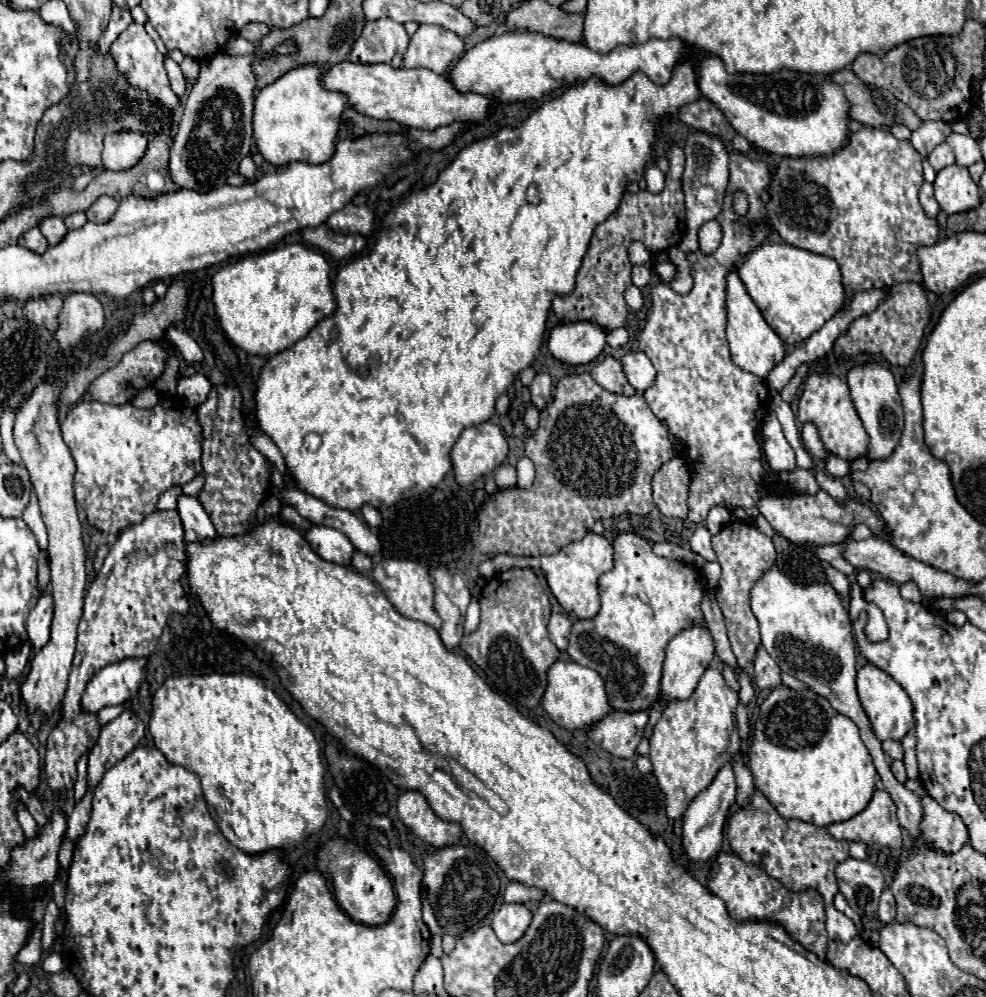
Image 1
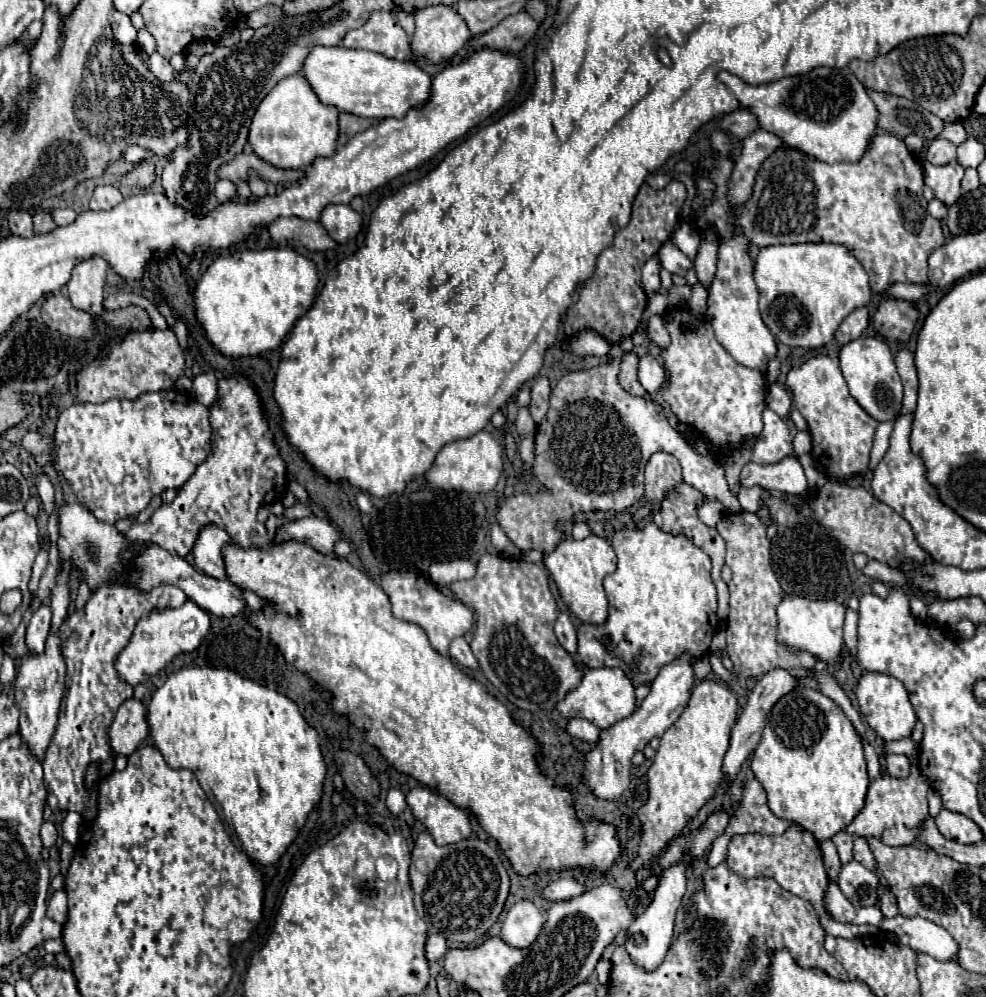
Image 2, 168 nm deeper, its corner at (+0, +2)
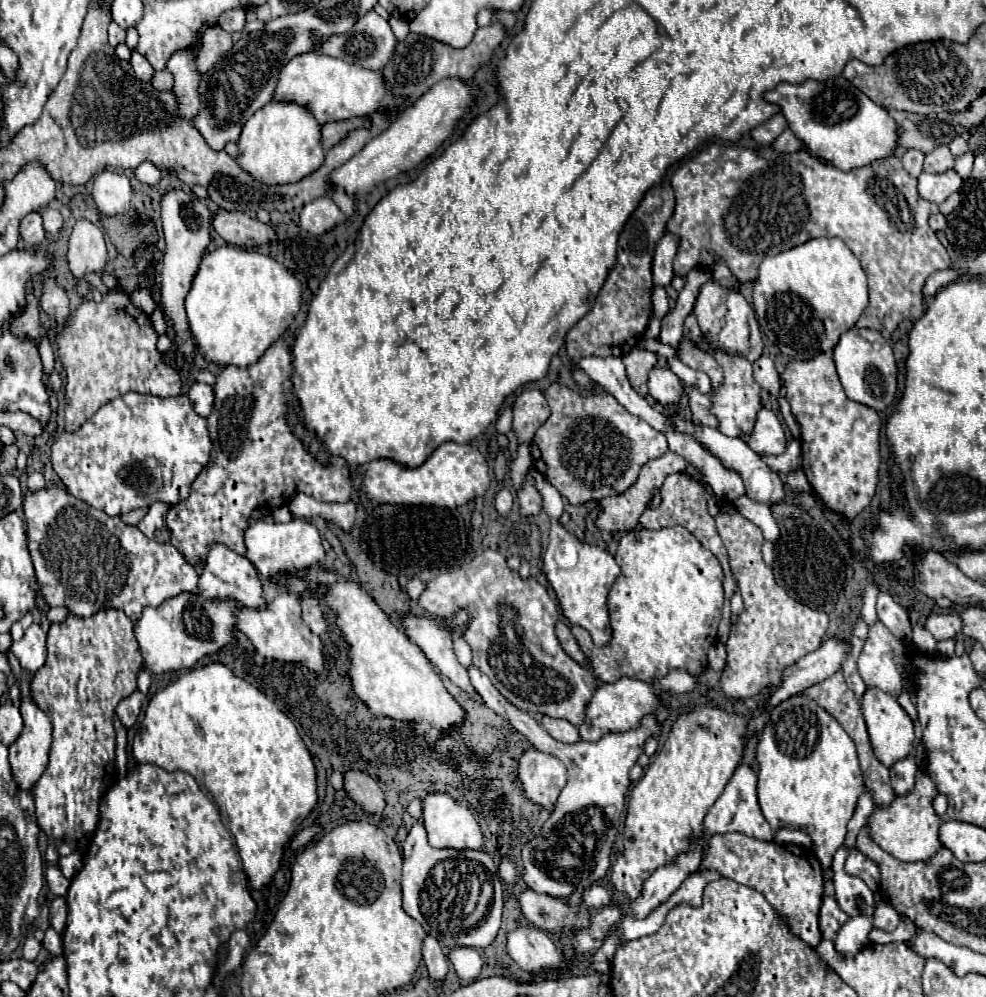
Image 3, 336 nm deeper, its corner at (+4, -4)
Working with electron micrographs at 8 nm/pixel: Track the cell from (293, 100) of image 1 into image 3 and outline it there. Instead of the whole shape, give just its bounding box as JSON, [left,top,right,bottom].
[236,101,324,185]

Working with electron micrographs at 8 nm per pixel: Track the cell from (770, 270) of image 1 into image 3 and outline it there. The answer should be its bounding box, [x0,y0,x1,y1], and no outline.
[752,237,868,359]

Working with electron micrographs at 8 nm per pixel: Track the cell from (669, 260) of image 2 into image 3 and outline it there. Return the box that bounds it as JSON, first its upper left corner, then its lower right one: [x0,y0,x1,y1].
[668,143,950,339]

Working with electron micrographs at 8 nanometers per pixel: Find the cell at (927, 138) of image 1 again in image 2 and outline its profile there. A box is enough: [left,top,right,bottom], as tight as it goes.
[940,123,966,145]

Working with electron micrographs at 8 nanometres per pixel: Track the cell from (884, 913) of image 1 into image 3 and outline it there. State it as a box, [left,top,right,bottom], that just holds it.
[874,903,900,931]

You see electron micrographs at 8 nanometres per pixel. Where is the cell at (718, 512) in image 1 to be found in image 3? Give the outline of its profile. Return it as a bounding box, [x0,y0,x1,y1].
[748,409,786,455]

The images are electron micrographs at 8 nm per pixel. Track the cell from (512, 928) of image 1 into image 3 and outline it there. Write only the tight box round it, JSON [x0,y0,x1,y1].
[506,925,560,973]

